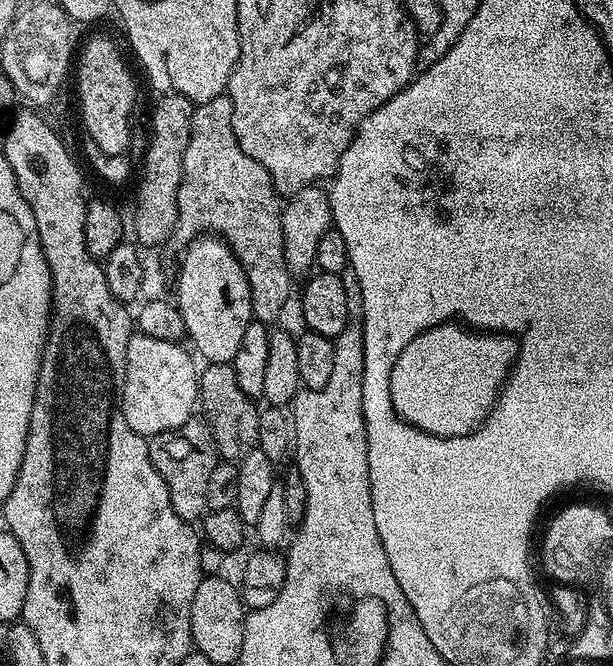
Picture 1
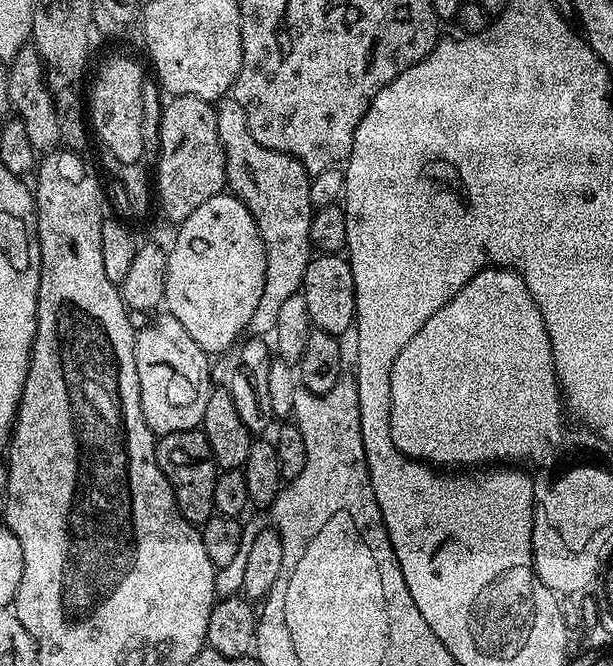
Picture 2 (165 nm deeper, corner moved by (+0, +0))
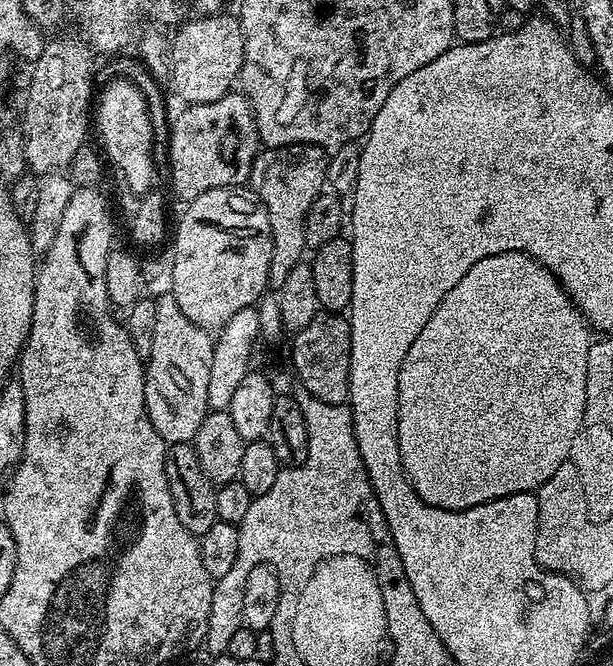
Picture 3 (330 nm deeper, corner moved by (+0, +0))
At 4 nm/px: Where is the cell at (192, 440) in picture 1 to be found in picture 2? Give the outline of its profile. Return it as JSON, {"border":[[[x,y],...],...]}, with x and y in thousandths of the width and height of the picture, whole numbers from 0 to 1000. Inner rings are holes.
{"border":[[[312,643],[302,649],[266,650],[254,662],[254,686],[264,712],[271,712],[277,730],[284,736],[284,748],[297,778],[303,778],[310,787],[331,790],[352,769],[352,761],[349,760],[349,724],[356,713],[356,698],[351,688],[346,686],[343,664],[336,658],[333,647]]]}

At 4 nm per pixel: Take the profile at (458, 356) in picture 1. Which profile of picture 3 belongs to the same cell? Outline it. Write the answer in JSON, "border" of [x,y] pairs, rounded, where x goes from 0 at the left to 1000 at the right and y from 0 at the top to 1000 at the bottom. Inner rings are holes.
{"border":[[[809,378],[799,387],[786,387],[786,393],[773,393],[773,399],[767,399],[767,405],[760,405],[760,413],[754,417],[754,423],[747,423],[747,429],[734,434],[728,441],[728,447],[721,447],[715,465],[708,465],[708,471],[701,471],[701,483],[695,483],[695,489],[688,489],[688,502],[682,502],[682,508],[675,508],[675,520],[669,520],[669,526],[662,526],[662,532],[656,538],[656,550],[649,556],[649,682],[653,683],[659,709],[666,713],[666,722],[670,724],[677,739],[701,760],[726,763],[736,769],[759,769],[763,763],[791,757],[801,751],[824,751],[825,746],[837,745],[847,739],[868,742],[876,734],[881,734],[904,713],[905,707],[917,700],[914,689],[918,689],[920,679],[925,677],[927,667],[931,665],[935,649],[940,649],[948,614],[954,605],[953,599],[956,599],[956,556],[959,554],[962,520],[967,514],[969,505],[962,497],[959,482],[940,464],[940,456],[928,447],[927,438],[915,429],[907,413],[892,399],[883,396],[879,390],[871,389],[869,384],[860,384],[855,378]]]}

